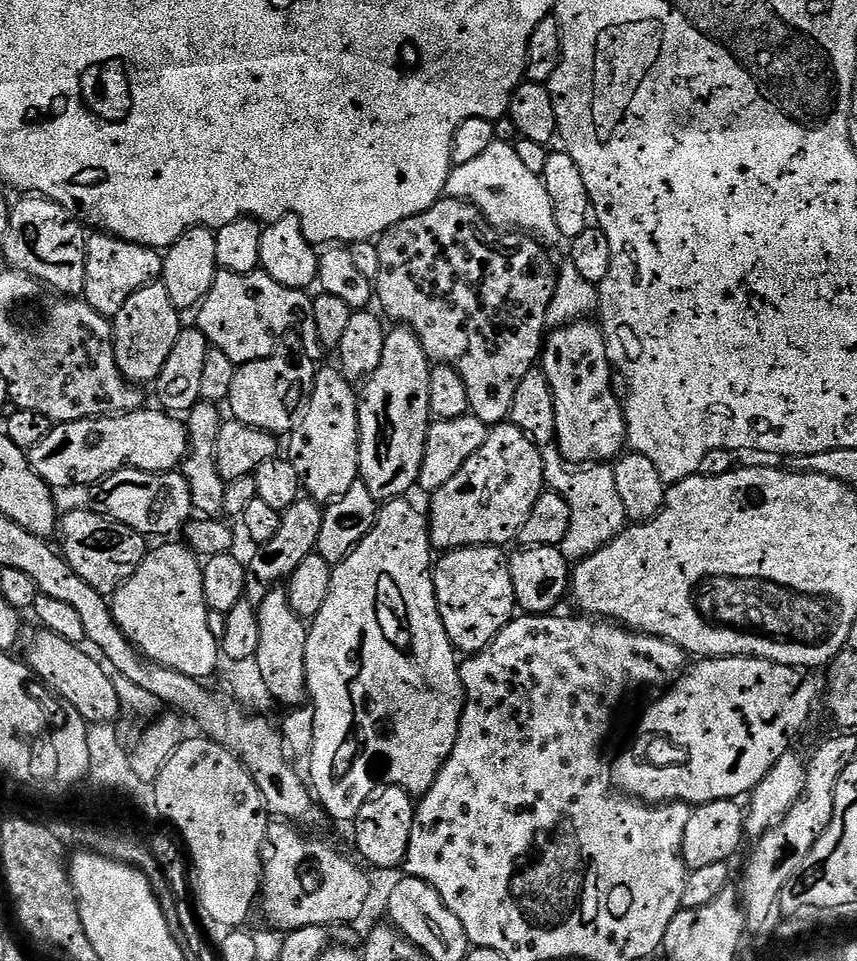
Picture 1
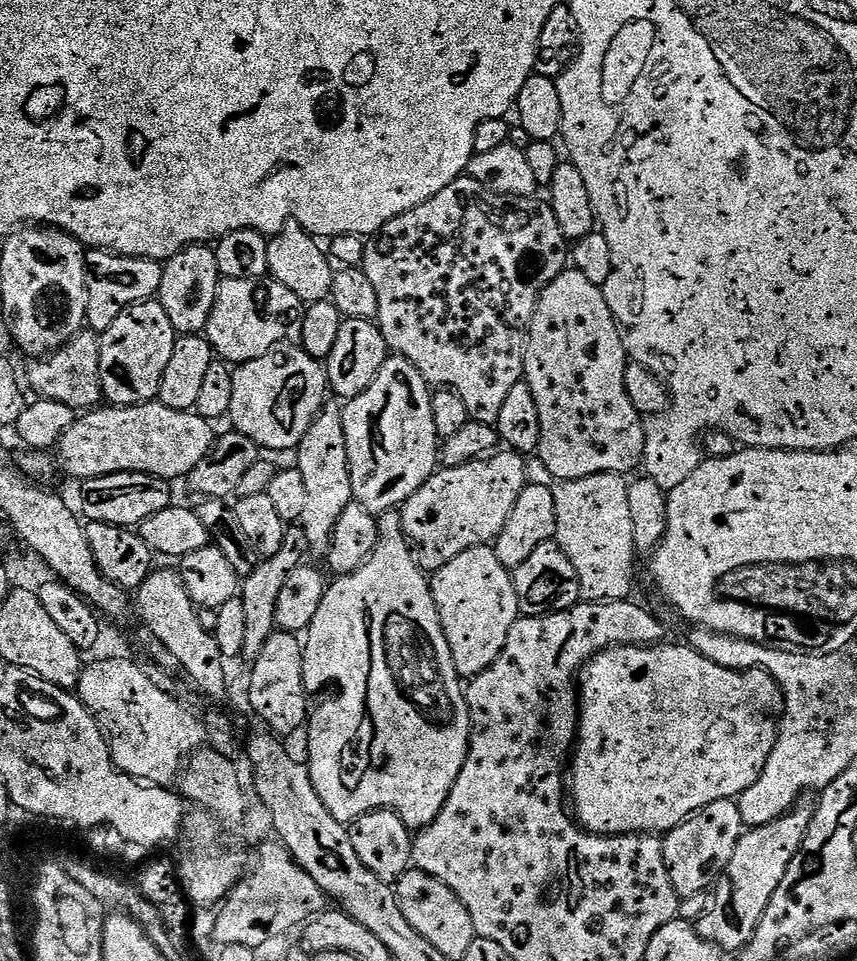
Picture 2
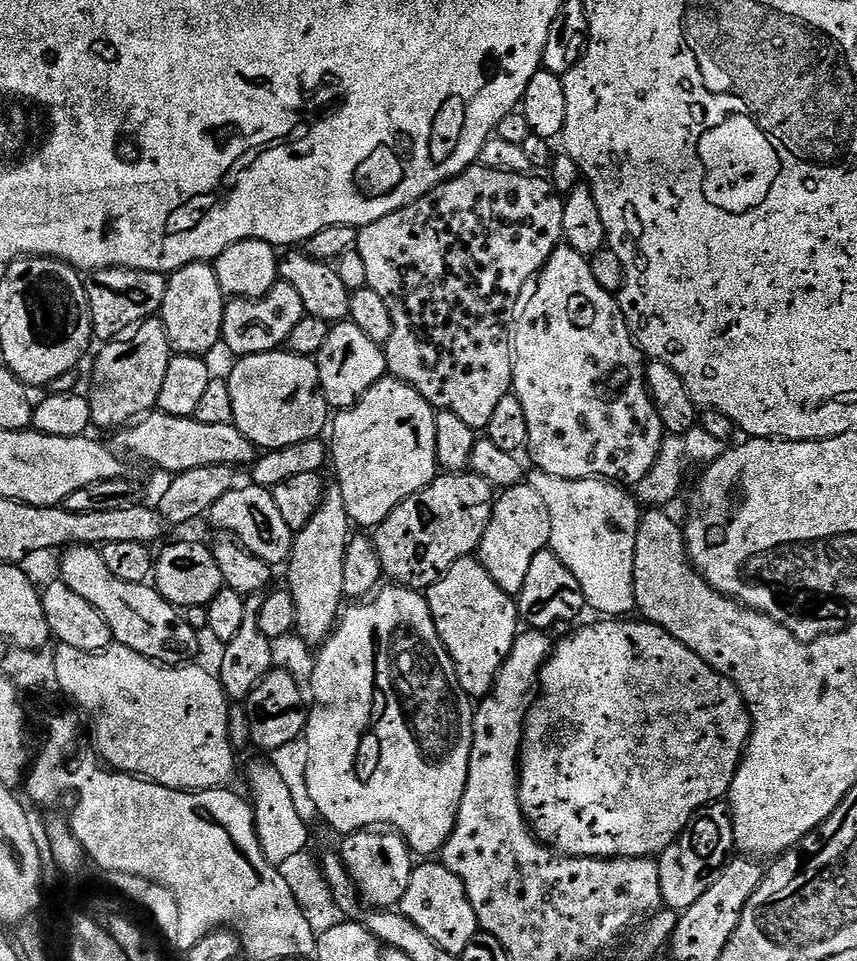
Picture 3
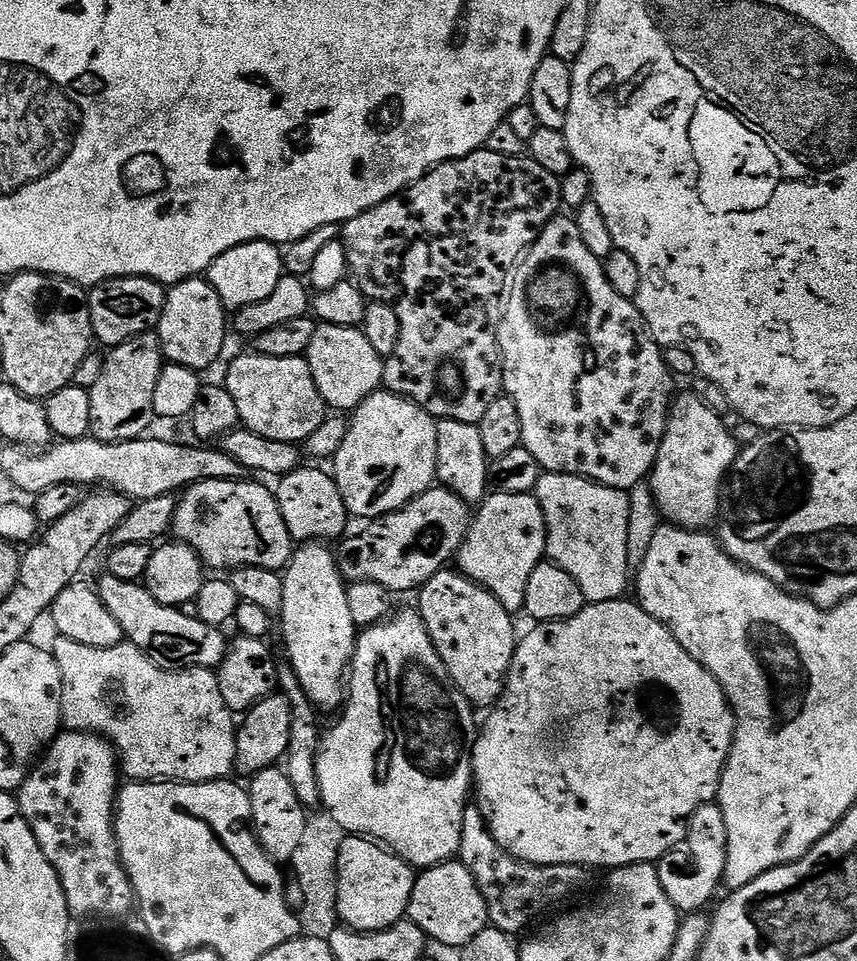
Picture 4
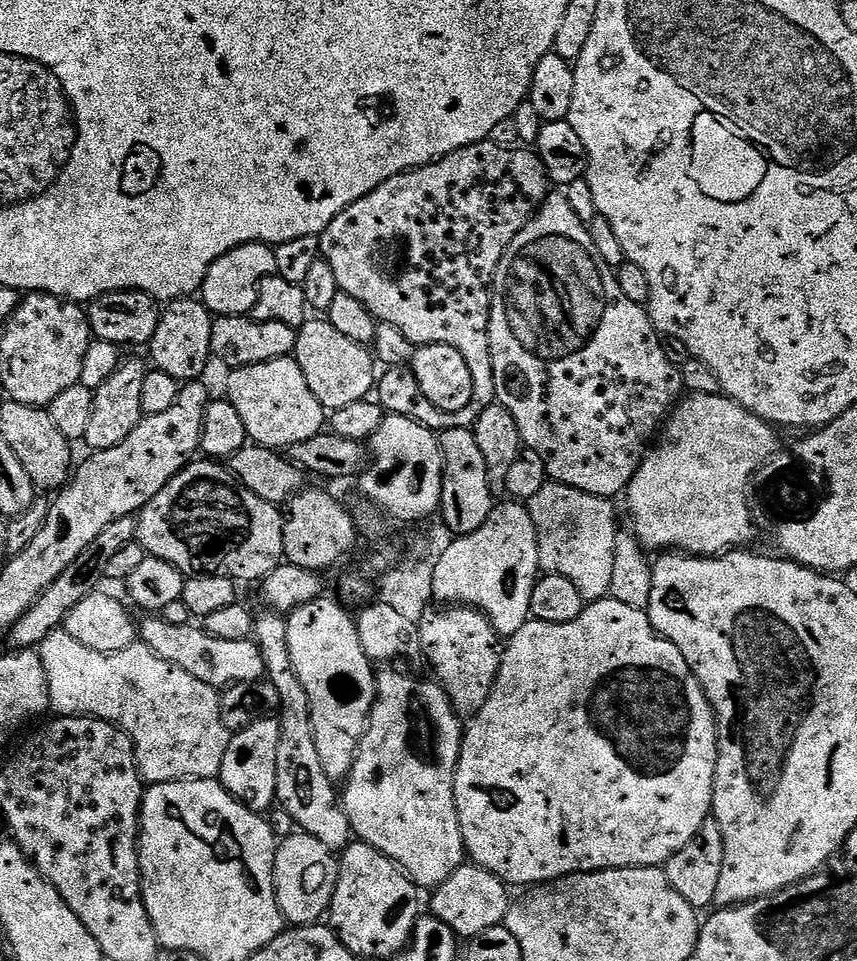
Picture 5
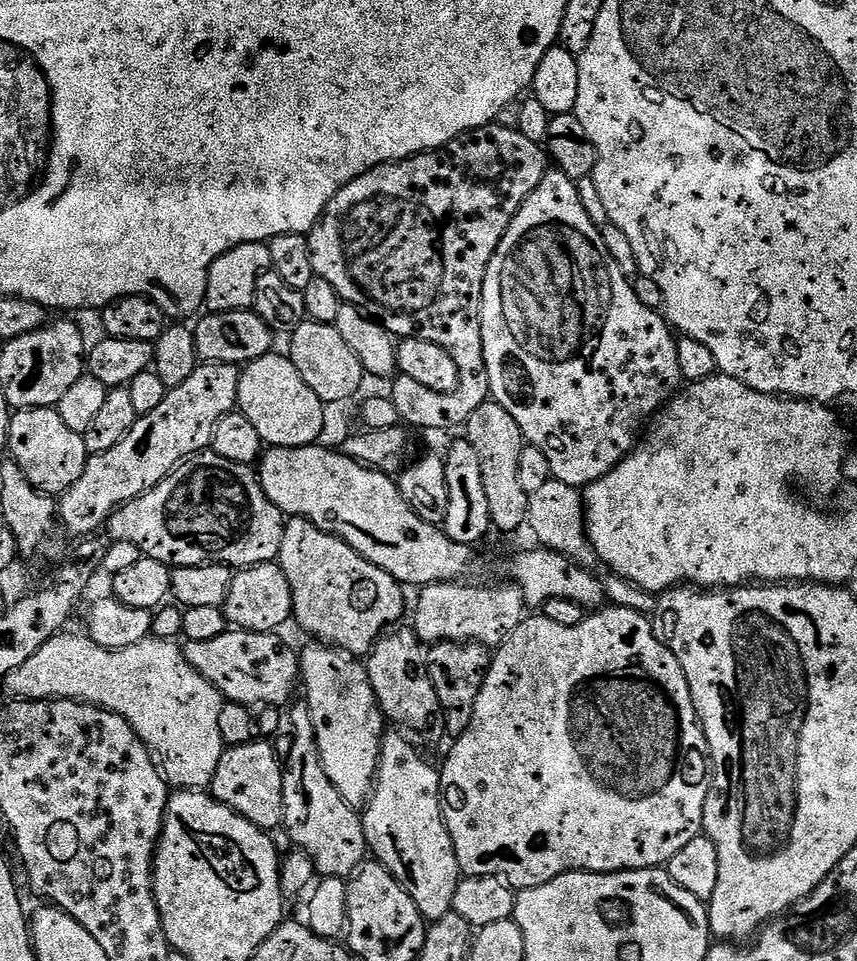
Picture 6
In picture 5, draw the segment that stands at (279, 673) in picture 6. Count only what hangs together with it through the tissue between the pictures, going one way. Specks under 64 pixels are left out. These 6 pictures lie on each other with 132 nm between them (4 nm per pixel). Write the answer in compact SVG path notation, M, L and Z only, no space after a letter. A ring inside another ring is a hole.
M148 618L138 628L139 639L158 658L186 670L186 674L194 674L198 682L206 682L211 688L223 690L233 684L249 684L265 675L264 663L260 647L255 639L242 642L225 642L223 638L214 638L203 627L194 628L191 623L172 625L163 618Z

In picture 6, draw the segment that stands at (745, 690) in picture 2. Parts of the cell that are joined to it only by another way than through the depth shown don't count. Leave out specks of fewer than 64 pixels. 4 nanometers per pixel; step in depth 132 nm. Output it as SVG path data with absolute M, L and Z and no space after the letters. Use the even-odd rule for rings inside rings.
M605 606L605 607L603 607L603 608L601 608L601 609L599 609L599 610L596 610L596 611L593 611L593 612L592 612L592 613L591 613L591 614L588 614L588 615L585 615L585 618L584 618L584 620L583 620L583 621L582 621L582 622L578 622L578 626L558 626L558 622L550 622L550 618L546 618L546 617L545 617L545 616L544 616L544 615L543 615L543 614L536 614L536 616L532 616L532 615L529 615L529 616L528 616L528 617L527 617L527 618L525 618L525 620L524 620L524 621L522 621L522 622L521 622L521 624L520 624L520 625L519 625L519 626L517 626L517 627L516 627L516 628L515 628L515 630L513 630L513 631L512 631L512 632L511 632L511 633L510 633L510 634L509 634L509 636L508 636L508 637L506 637L506 639L505 639L505 640L503 640L503 642L502 642L502 643L500 643L500 644L499 644L499 645L498 645L498 647L497 647L497 648L496 648L496 649L495 649L495 652L494 652L494 655L493 655L493 657L492 657L492 665L491 665L491 666L490 666L490 670L489 670L489 671L488 671L488 673L487 673L487 674L486 674L486 682L482 682L482 690L481 690L481 691L480 691L480 693L479 693L479 694L478 694L478 702L474 702L474 718L470 718L470 726L469 726L469 727L468 727L468 729L467 729L467 730L466 730L466 731L464 731L464 733L462 733L462 735L461 735L461 736L457 736L457 737L455 737L455 740L454 740L454 743L453 743L453 744L456 744L456 745L454 745L454 746L453 746L453 748L452 748L452 749L450 749L450 750L449 750L449 752L448 752L448 757L446 757L446 758L445 758L445 760L444 760L444 764L443 764L443 763L442 763L442 767L441 767L441 768L440 768L440 794L441 794L441 797L442 797L442 803L443 803L443 805L444 805L444 825L446 825L446 827L448 827L448 833L449 833L449 834L450 834L450 838L451 838L451 839L452 839L452 845L453 845L453 846L454 846L454 854L455 854L455 855L456 855L456 857L457 857L457 858L458 858L458 862L459 862L459 863L460 863L460 871L461 871L461 873L463 873L463 875L464 875L464 876L498 876L498 877L500 877L500 879L501 879L501 880L503 880L503 881L505 881L505 882L507 882L507 883L509 883L509 884L511 884L511 885L512 885L512 887L513 887L513 889L516 889L516 890L519 890L519 889L522 889L522 888L533 888L533 887L534 887L534 886L542 886L542 885L543 885L543 884L545 884L545 883L546 883L546 882L550 882L550 881L551 881L551 880L553 880L553 879L554 879L554 878L558 878L558 877L559 877L559 876L561 876L561 875L562 875L562 874L566 874L566 873L567 873L567 872L629 872L629 871L630 871L630 870L642 870L642 869L643 869L643 868L659 868L659 867L661 867L661 866L664 866L664 865L667 865L667 863L668 863L668 860L669 860L669 859L670 859L670 858L674 858L674 854L678 854L678 850L682 850L682 846L686 846L686 842L690 842L690 838L694 838L694 837L695 837L695 836L699 836L699 835L701 835L701 832L702 832L702 829L703 829L703 826L704 826L704 807L705 807L705 806L706 806L706 798L707 798L707 797L708 797L708 789L709 789L709 787L710 787L710 757L709 757L709 755L708 755L708 743L707 743L707 742L706 742L706 738L705 738L705 737L704 737L704 728L703 728L703 727L702 727L702 726L701 726L701 725L700 725L700 719L699 719L699 718L698 718L698 714L697 714L697 713L696 713L696 711L695 711L695 710L694 710L694 702L693 702L693 701L692 701L692 699L691 699L691 698L690 698L690 686L689 686L689 685L688 685L688 683L687 683L687 682L686 682L686 674L682 674L682 666L678 666L678 658L674 658L674 654L673 654L673 653L672 653L672 652L671 652L671 650L669 650L669 649L668 649L668 646L667 646L667 644L663 644L663 642L662 642L662 641L660 641L660 640L657 640L657 638L656 638L656 635L655 635L655 634L654 634L654 633L652 633L652 622L651 622L651 619L649 619L649 617L648 617L648 616L647 616L647 615L645 615L645 613L643 613L643 612L635 612L635 611L634 611L634 610L626 610L626 609L625 609L625 608L617 608L617 607L615 607L615 606Z

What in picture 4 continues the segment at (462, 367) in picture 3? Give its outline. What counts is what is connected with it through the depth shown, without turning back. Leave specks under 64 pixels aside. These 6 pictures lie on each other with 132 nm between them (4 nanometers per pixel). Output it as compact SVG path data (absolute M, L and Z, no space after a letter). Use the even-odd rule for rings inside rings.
M481 150L472 152L466 158L458 158L440 164L431 172L427 172L418 182L411 184L404 192L398 193L394 198L390 198L362 214L358 214L358 218L354 218L343 225L344 260L348 263L349 270L352 271L353 277L351 276L351 279L369 301L391 304L394 314L398 318L400 341L396 347L394 363L400 368L389 367L387 369L387 391L394 392L397 396L405 396L413 404L416 404L422 410L426 410L437 421L453 420L454 422L479 425L482 414L486 414L488 407L504 392L504 369L500 366L498 330L500 329L500 317L504 314L506 293L510 287L510 277L513 275L514 269L519 265L524 253L538 238L538 234L542 234L542 230L550 221L557 219L559 212L556 211L561 211L562 208L560 182L561 177L550 174L550 170L542 170L542 166L538 166L538 162L534 162L532 157L527 154L507 156L506 154L494 154L487 150ZM449 362L459 367L465 379L462 391L455 398L449 398L447 395L440 393L441 386L438 379L440 369Z

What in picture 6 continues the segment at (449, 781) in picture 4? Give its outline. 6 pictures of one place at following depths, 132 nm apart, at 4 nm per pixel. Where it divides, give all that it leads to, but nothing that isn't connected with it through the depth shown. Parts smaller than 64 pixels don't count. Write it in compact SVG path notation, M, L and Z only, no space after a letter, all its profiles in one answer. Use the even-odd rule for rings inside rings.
M385 735L376 771L376 791L362 812L369 853L394 874L397 882L414 898L414 906L431 922L452 911L454 890L458 890L462 873L454 854L448 827L444 825L444 805L440 794L440 768L423 760L420 752L404 736Z

